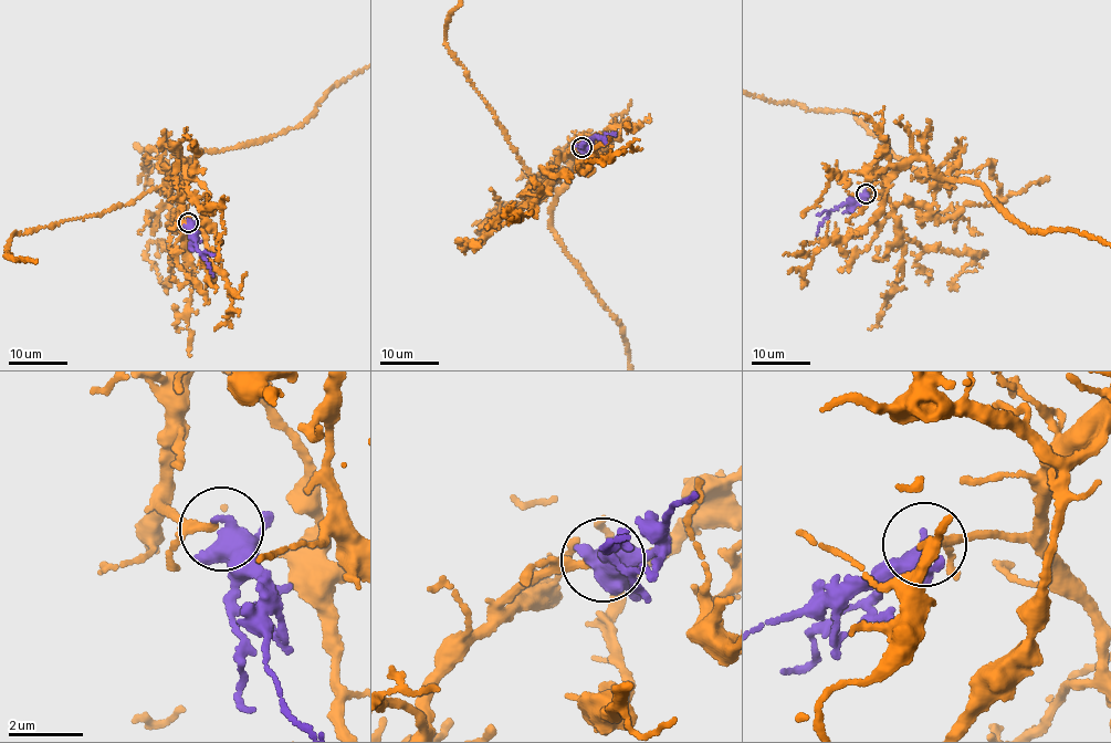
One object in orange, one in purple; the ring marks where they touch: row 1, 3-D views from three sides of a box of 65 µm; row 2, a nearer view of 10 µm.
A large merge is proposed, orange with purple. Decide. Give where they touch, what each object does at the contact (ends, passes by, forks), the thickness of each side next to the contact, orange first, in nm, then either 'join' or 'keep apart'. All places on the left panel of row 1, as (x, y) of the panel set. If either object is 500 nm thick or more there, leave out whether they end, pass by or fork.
place (188, 222); orange ends; purple passes by; calibres 220 and 460 nm; join

